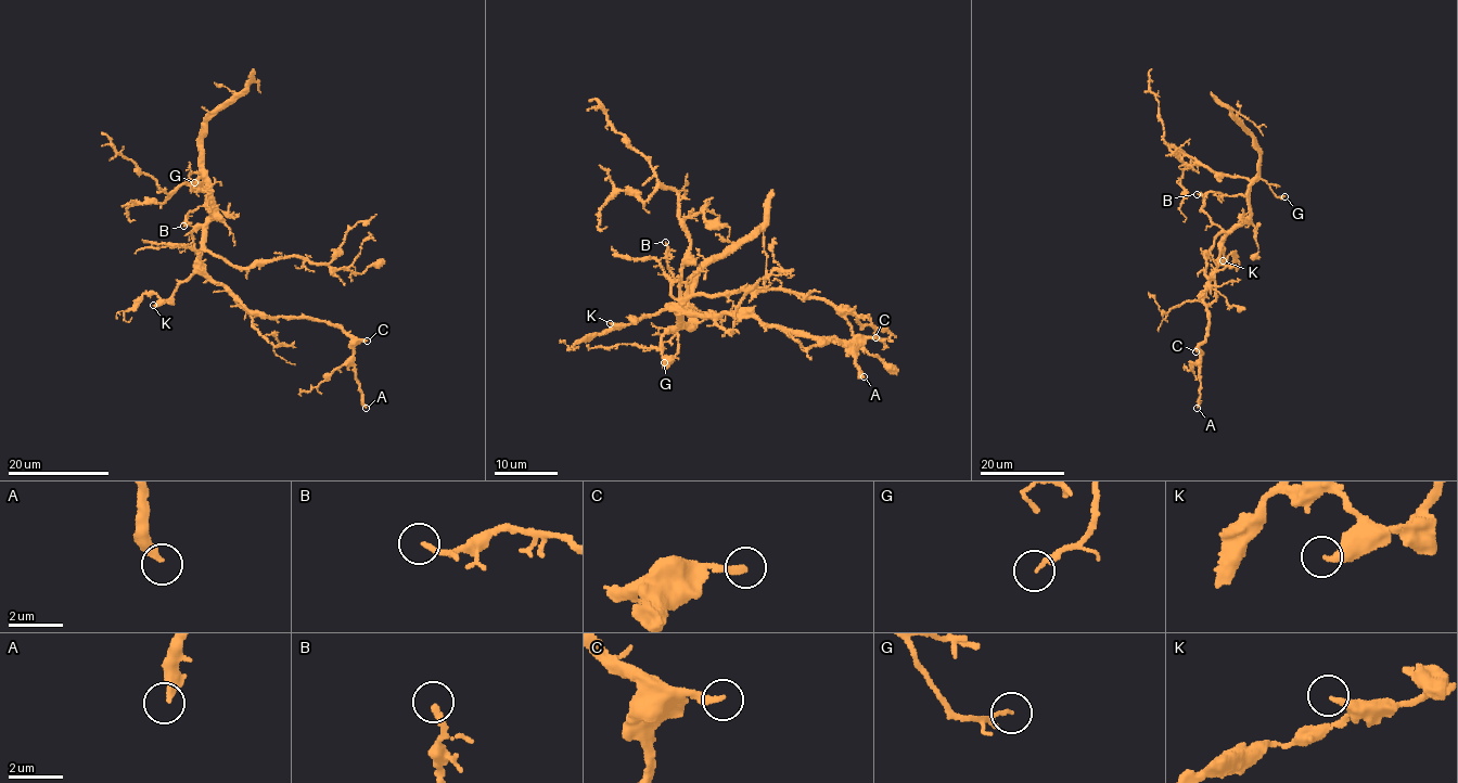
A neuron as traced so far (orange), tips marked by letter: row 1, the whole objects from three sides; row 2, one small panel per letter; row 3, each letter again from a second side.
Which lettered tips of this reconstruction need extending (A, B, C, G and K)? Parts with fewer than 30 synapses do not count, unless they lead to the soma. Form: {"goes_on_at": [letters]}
{"goes_on_at": ["A", "C"]}

